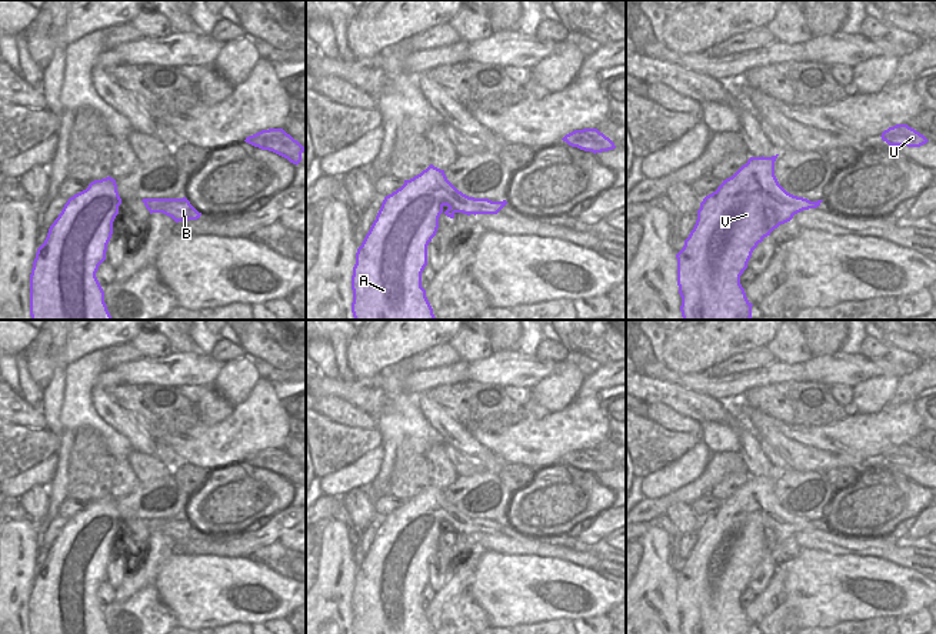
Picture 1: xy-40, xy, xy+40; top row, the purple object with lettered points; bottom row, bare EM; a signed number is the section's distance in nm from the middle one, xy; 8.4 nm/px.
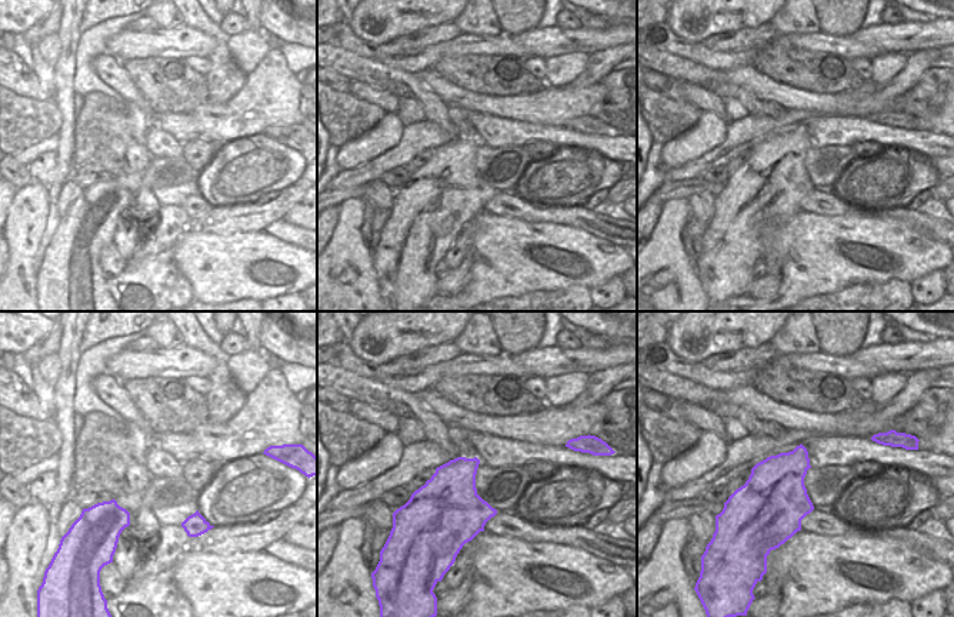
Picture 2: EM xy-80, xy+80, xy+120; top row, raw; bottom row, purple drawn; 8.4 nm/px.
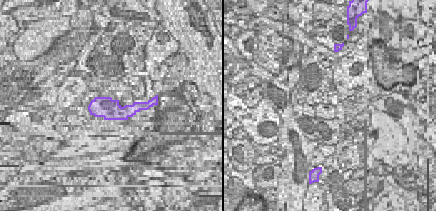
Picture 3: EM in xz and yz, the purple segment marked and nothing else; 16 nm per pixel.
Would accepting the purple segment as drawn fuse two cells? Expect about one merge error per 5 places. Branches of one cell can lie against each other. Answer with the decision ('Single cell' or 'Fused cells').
Single cell.

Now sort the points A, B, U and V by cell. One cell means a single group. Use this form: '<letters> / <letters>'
A B U V

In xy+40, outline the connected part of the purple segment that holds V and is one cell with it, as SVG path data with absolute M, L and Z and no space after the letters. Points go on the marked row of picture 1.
M777 156L750 157L700 203L696 224L676 254L683 320L750 320L753 304L746 297L740 276L747 268L753 250L795 214L816 208L823 201L787 193L775 176Z

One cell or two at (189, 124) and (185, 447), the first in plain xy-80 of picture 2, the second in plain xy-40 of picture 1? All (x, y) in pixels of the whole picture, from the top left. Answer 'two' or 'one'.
two

